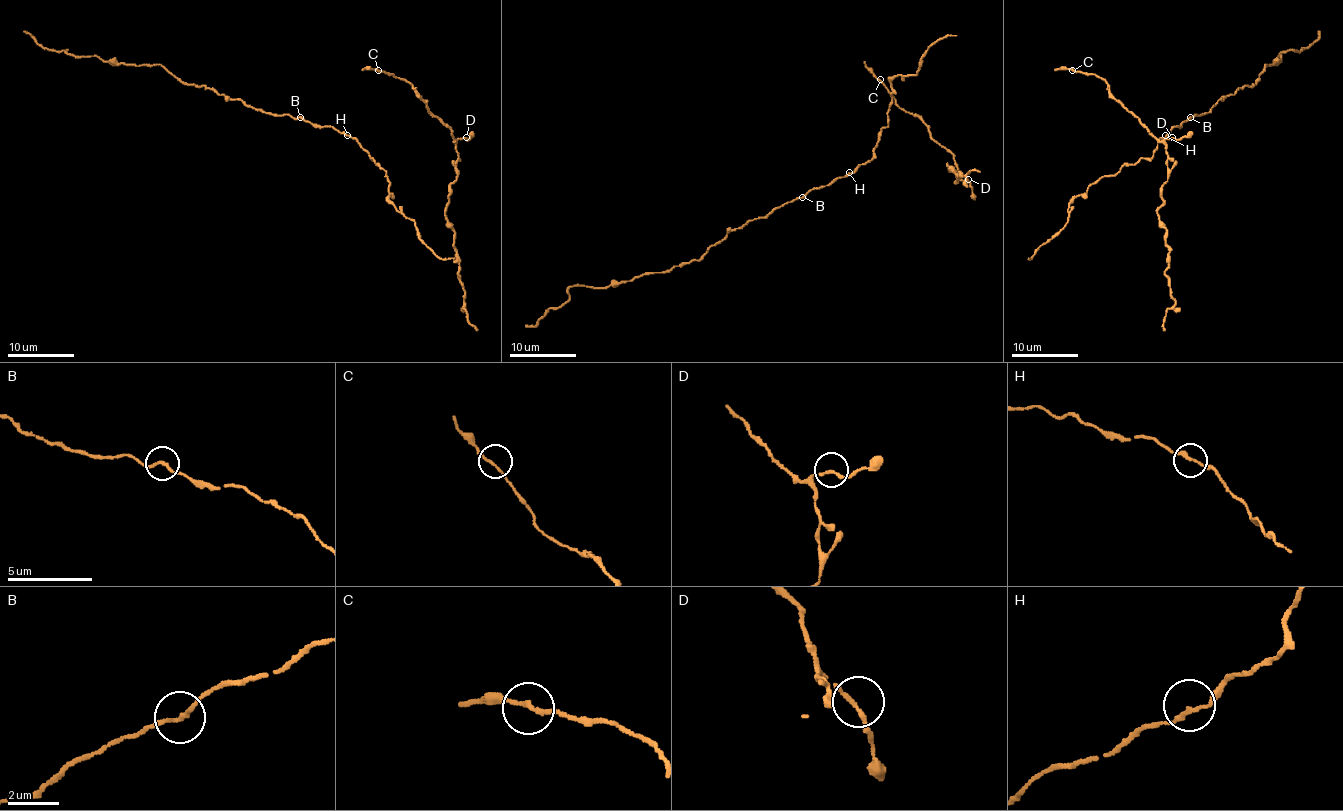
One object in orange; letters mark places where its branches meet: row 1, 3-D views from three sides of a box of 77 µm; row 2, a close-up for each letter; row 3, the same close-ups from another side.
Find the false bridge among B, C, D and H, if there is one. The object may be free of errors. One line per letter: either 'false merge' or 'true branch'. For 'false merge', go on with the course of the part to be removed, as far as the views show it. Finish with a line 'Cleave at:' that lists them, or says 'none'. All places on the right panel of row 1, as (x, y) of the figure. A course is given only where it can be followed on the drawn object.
B: true branch
C: true branch
D: true branch
H: true branch
Cleave at: none

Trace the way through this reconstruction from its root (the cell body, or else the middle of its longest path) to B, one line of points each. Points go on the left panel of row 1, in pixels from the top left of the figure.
B: (347, 135), (332, 127), (312, 125), (300, 117)

